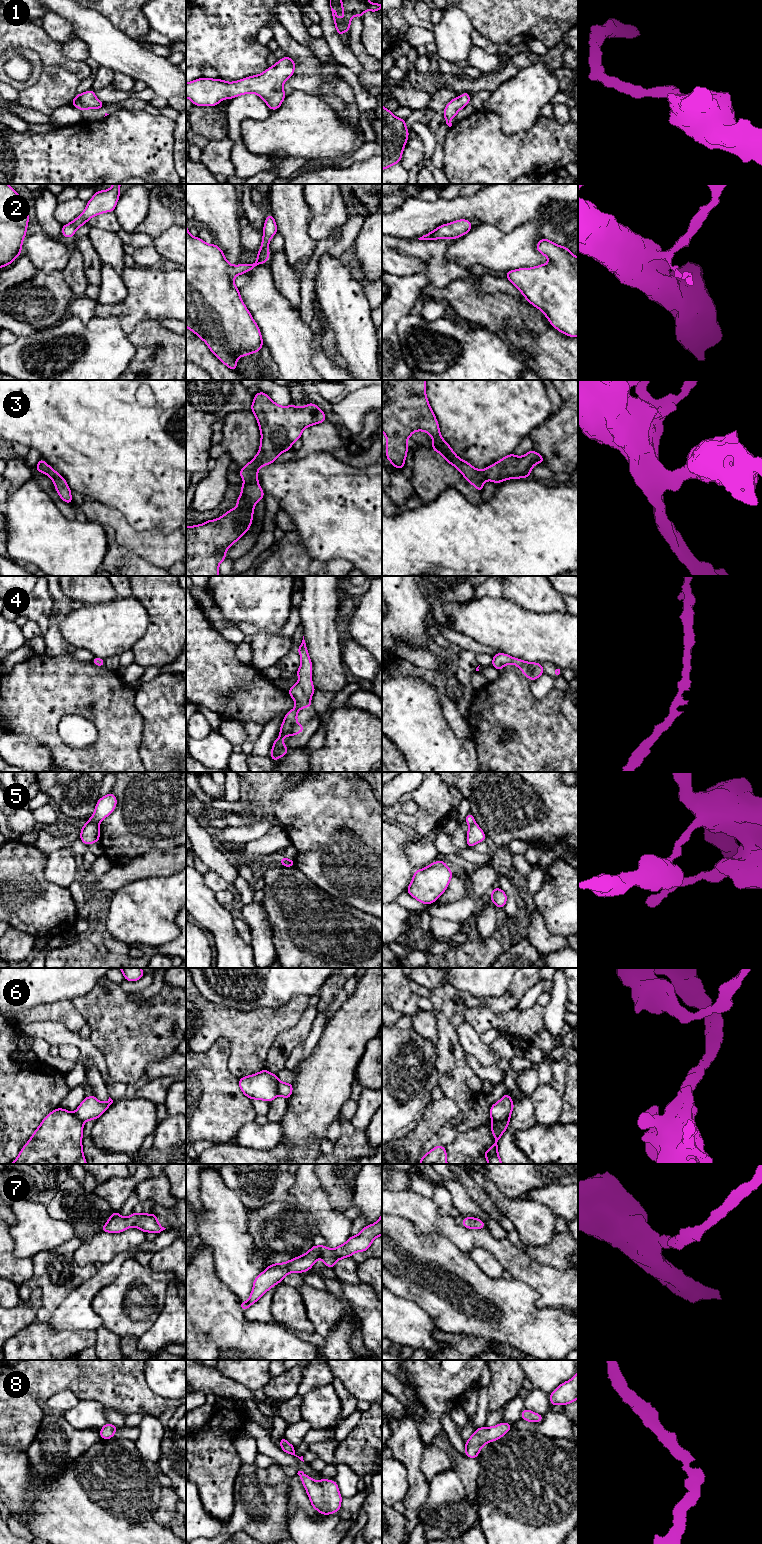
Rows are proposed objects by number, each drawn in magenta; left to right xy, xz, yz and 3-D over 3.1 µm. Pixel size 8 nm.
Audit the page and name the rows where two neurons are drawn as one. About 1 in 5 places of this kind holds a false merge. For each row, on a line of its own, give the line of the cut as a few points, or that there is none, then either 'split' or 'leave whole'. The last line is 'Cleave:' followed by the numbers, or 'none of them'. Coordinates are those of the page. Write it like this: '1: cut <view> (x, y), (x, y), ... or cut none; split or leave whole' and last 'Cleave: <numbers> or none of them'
1: cut none; leave whole
2: cut none; leave whole
3: cut none; leave whole
4: cut none; leave whole
5: cut xy (87, 822), (96, 822), (98, 824); split
6: cut yz (509, 1117), (503, 1120), (492, 1119); split
7: cut none; leave whole
8: cut none; leave whole
Cleave: 5, 6

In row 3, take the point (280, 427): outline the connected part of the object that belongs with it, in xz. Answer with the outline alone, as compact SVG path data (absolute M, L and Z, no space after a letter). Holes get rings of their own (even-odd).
M261 391L255 394L251 411L261 432L260 448L256 456L239 470L239 475L245 483L241 485L241 494L235 500L238 505L218 519L186 527L186 576L219 575L219 564L227 559L225 552L251 527L255 504L265 495L259 486L258 469L275 462L281 453L290 450L293 443L301 439L301 433L305 428L326 421L325 412L312 402L303 407L293 404L283 407Z

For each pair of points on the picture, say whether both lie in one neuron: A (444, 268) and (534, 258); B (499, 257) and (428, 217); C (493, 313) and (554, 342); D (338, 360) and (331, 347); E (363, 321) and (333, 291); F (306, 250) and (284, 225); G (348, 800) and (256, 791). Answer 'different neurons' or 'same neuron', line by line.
A: different neurons
B: different neurons
C: same neuron
D: same neuron
E: same neuron
F: same neuron
G: different neurons

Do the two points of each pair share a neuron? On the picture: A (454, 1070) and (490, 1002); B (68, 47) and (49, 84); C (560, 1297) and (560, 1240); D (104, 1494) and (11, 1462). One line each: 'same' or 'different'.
A: same
B: different
C: different
D: same

